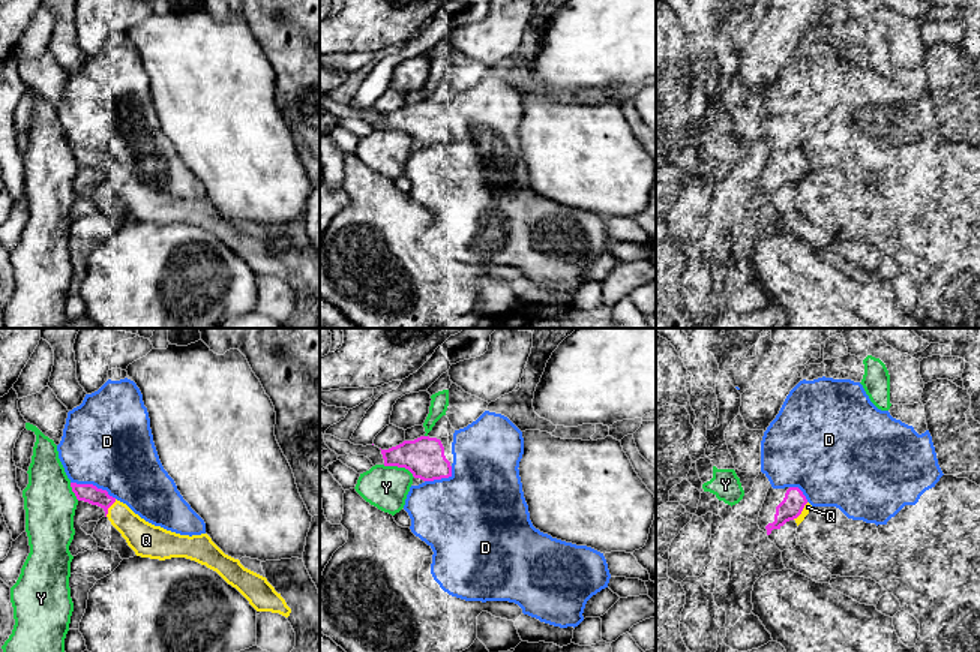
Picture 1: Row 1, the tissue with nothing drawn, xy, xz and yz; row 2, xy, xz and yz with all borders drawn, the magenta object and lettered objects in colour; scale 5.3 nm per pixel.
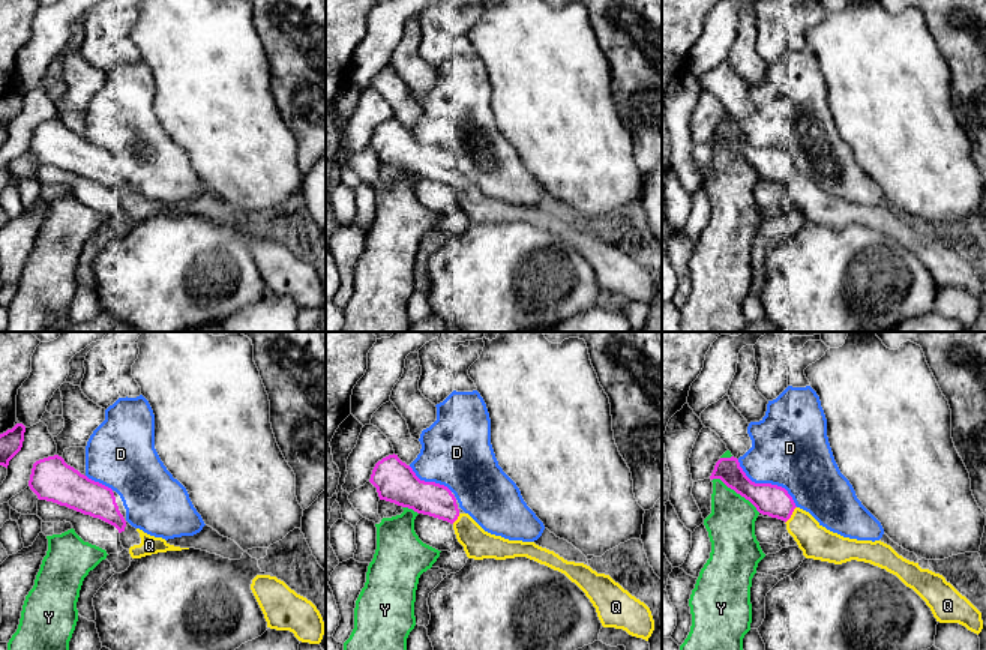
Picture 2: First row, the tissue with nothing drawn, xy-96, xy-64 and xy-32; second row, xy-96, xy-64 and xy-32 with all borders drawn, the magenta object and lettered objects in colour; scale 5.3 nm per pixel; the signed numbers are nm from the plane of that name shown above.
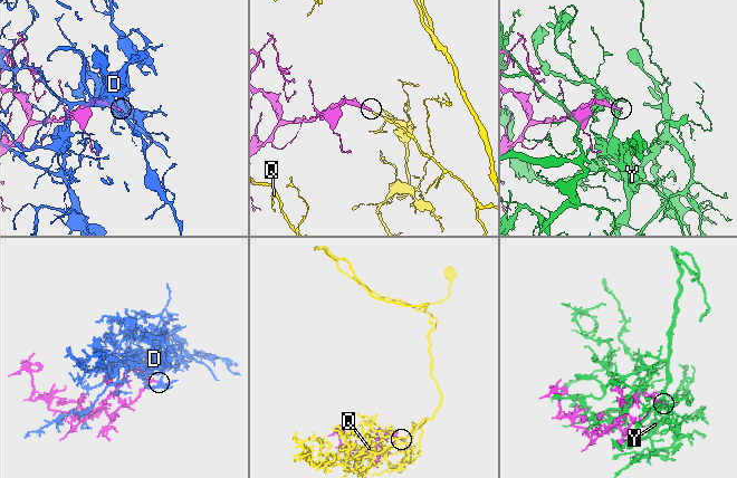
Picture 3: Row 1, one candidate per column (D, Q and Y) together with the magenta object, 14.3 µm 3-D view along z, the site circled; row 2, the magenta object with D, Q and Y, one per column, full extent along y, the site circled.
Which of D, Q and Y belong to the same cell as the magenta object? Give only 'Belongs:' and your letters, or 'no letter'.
Belongs: Q

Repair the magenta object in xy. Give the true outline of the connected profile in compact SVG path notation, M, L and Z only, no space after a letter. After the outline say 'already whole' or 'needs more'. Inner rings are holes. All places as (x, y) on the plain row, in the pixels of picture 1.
M71 147L78 165L98 169L105 181L122 198L137 220L150 223L186 222L216 235L228 249L236 252L257 276L290 280L291 273L266 241L245 232L239 223L225 219L207 198L180 199L155 190L126 168L110 160L93 148Z | needs more

